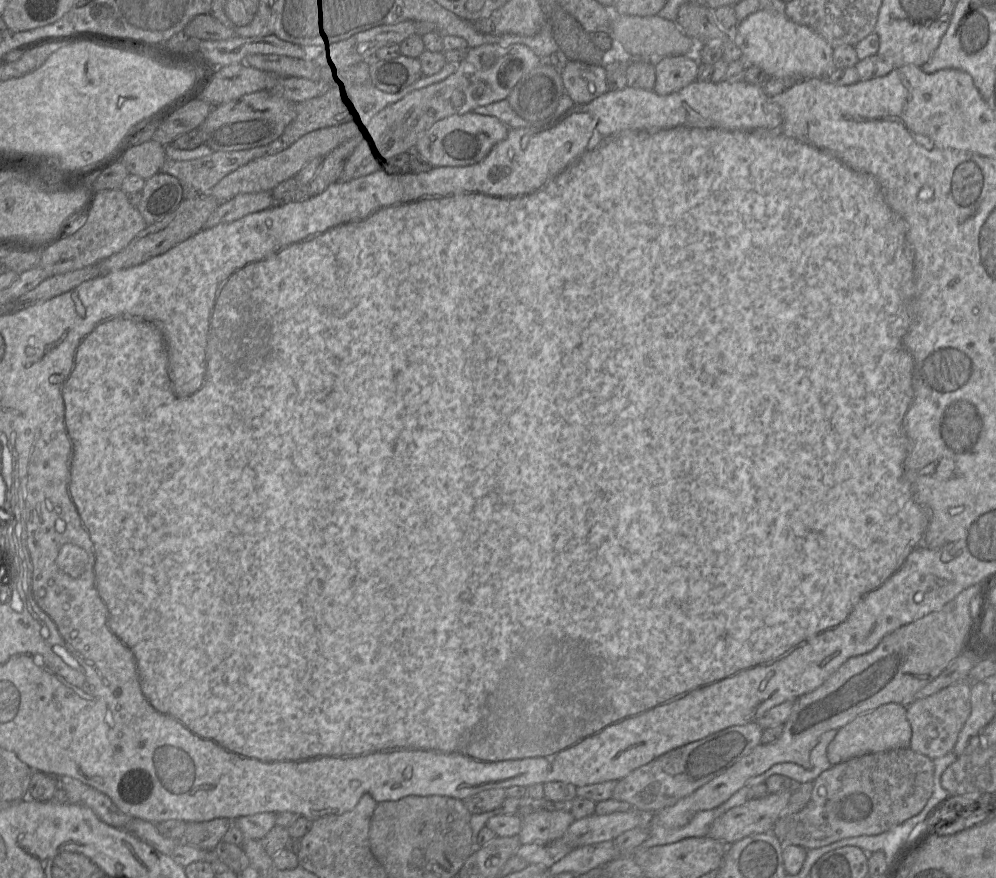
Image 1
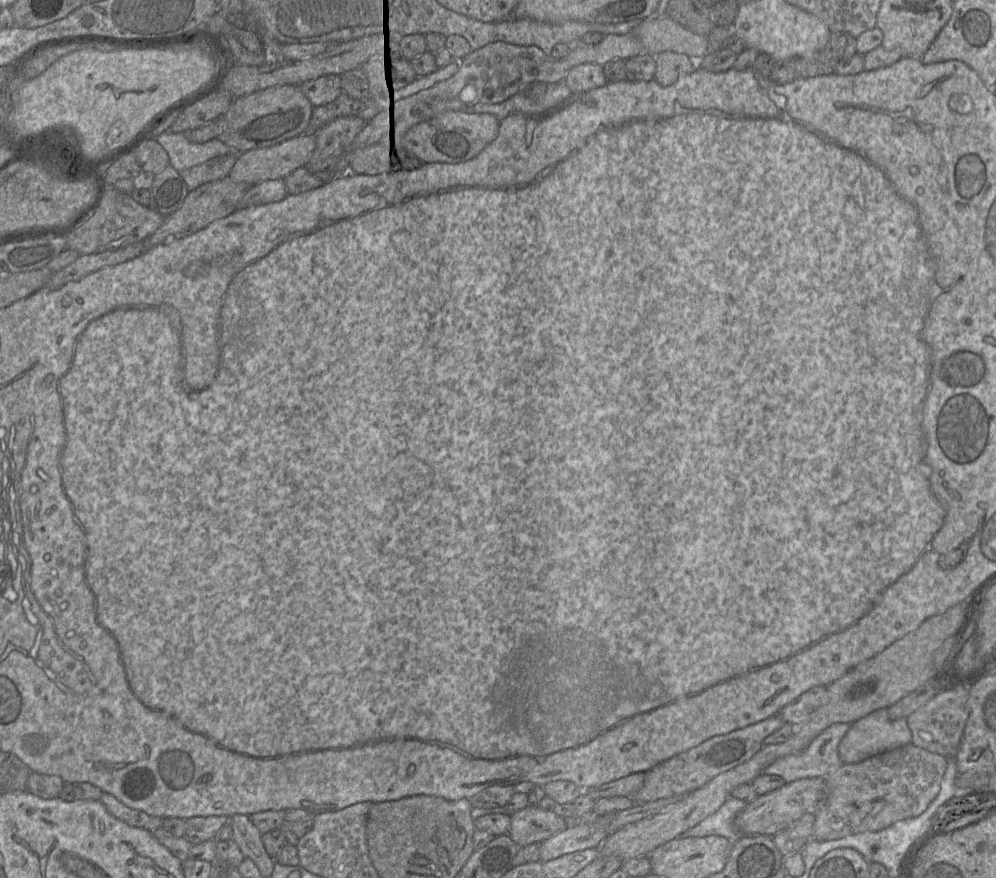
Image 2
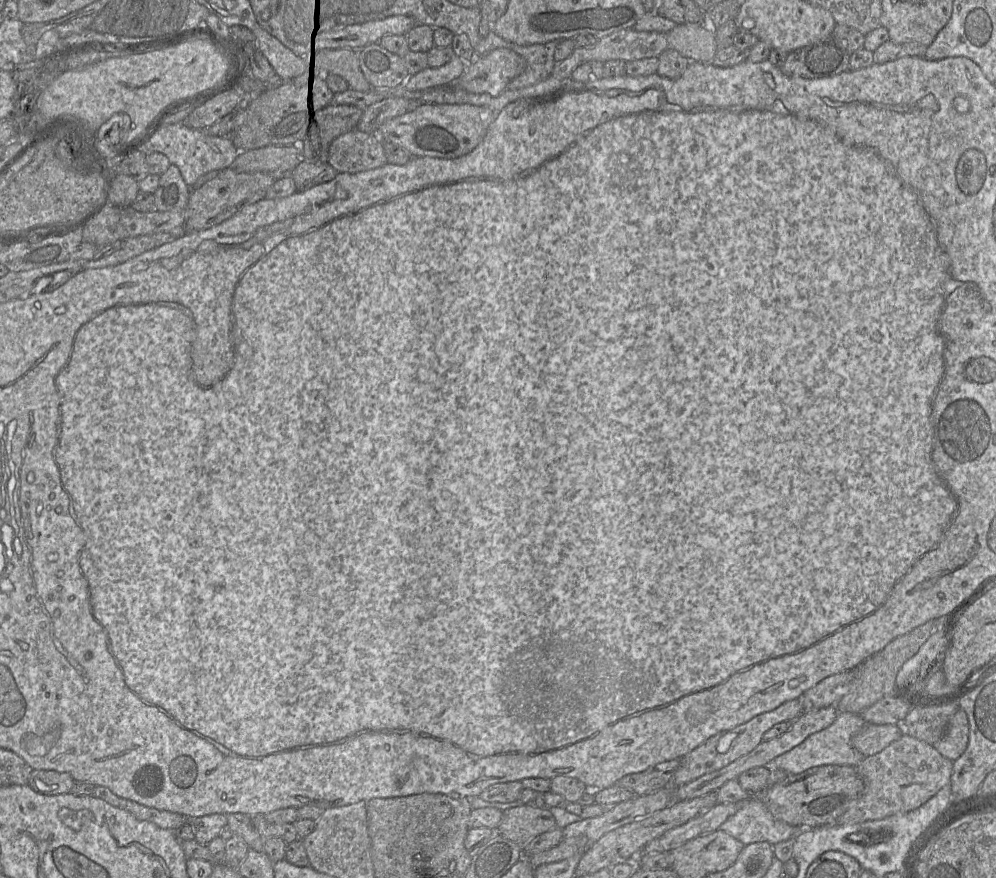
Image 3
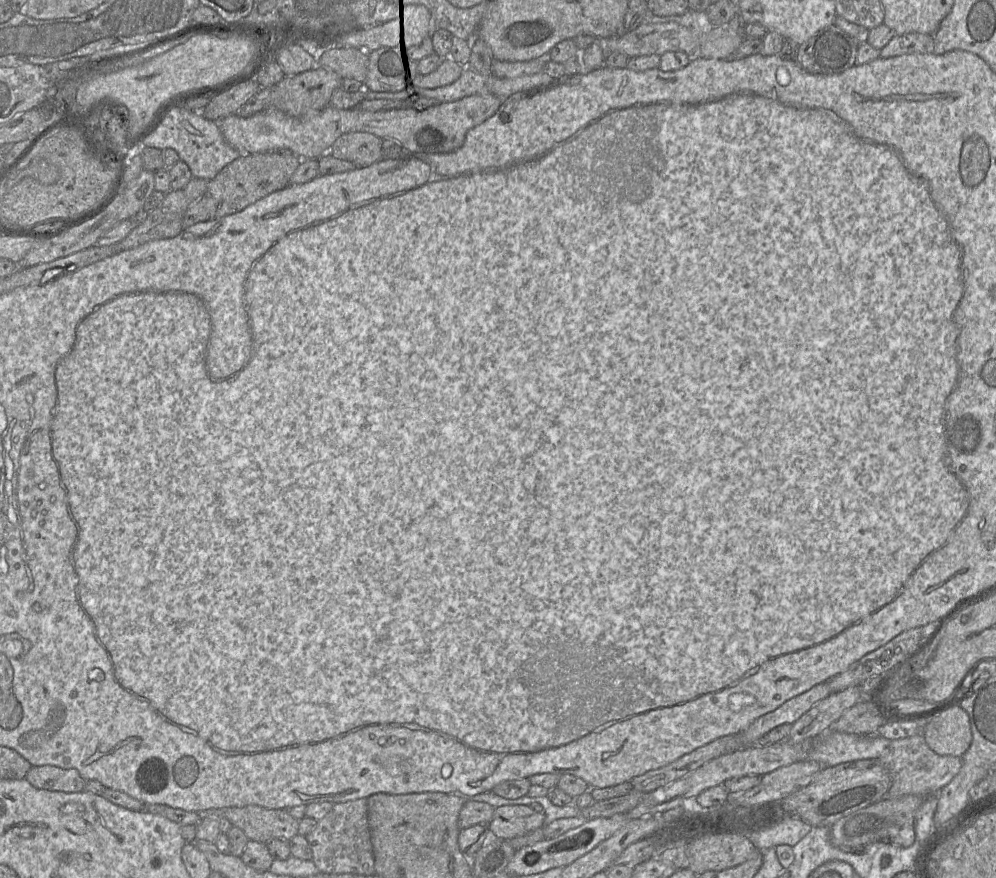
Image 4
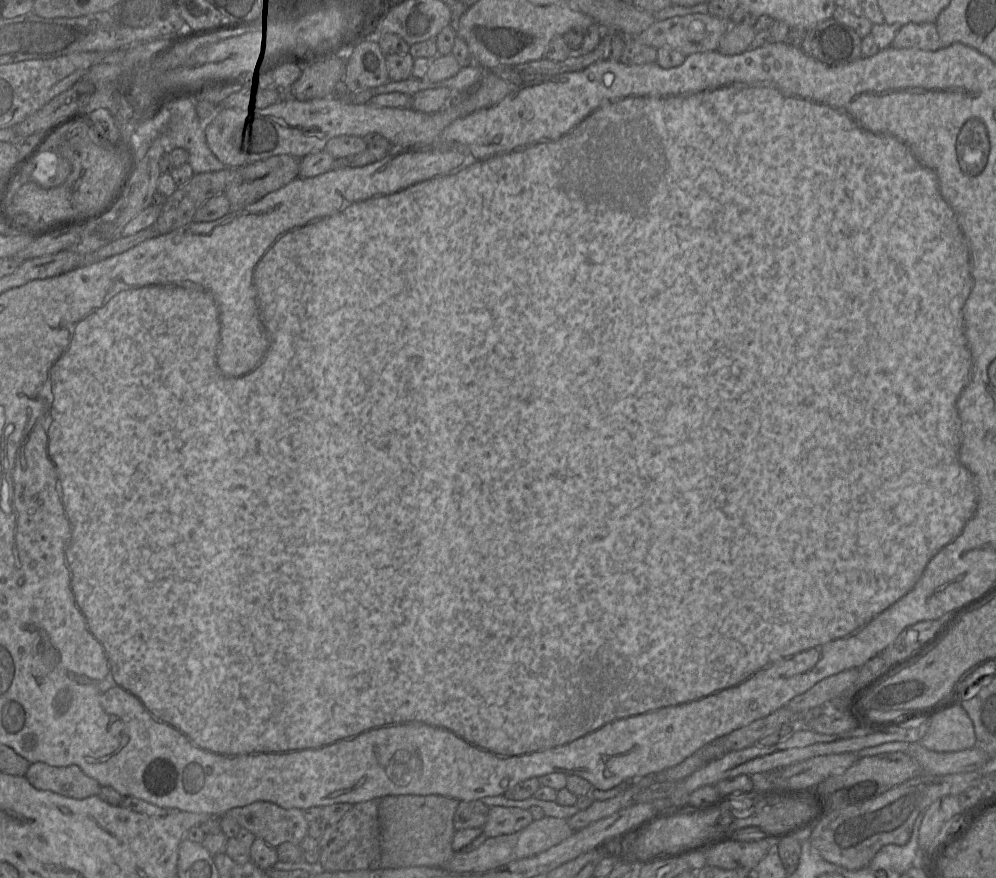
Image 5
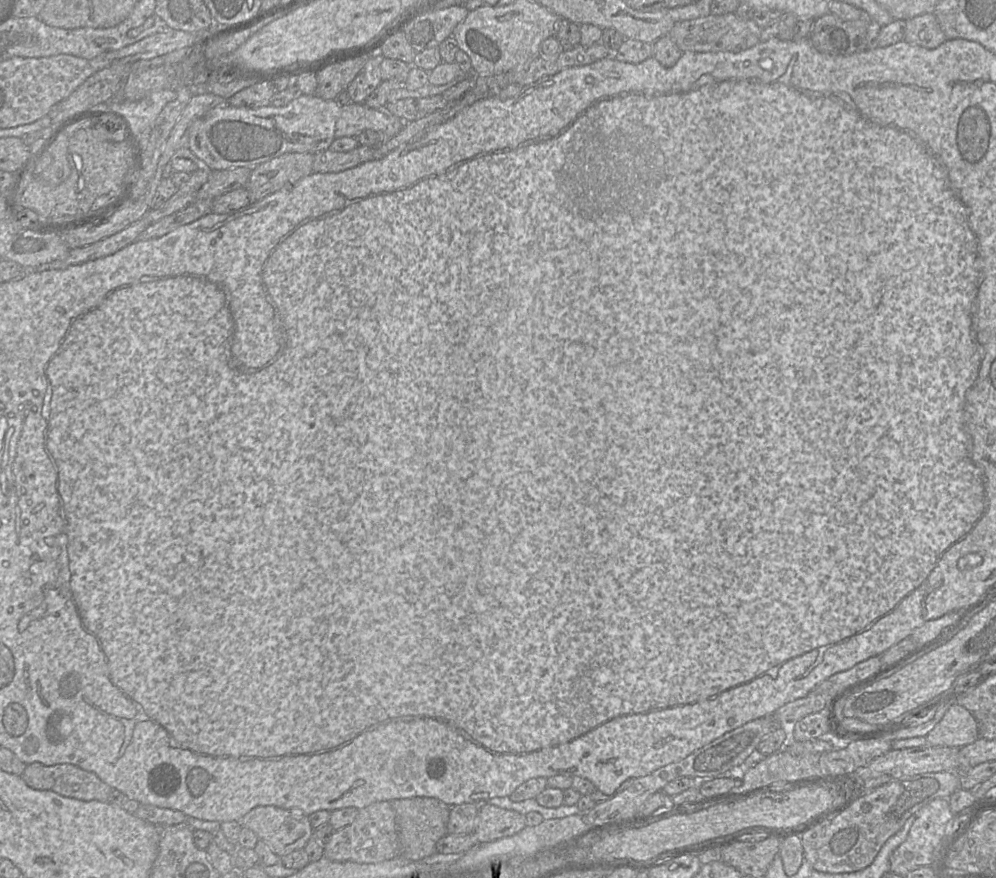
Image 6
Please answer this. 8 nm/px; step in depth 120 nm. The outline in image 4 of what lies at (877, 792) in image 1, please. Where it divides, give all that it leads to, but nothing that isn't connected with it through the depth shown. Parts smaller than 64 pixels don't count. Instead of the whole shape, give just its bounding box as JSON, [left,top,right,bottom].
[878,734,961,798]

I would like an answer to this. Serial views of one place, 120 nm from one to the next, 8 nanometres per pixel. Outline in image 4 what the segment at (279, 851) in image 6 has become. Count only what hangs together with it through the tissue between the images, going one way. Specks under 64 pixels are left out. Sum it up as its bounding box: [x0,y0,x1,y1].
[222,805,300,843]

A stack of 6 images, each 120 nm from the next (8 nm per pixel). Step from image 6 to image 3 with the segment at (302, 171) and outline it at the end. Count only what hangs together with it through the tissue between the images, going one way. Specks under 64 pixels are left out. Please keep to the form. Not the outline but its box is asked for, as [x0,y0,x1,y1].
[184,167,276,233]

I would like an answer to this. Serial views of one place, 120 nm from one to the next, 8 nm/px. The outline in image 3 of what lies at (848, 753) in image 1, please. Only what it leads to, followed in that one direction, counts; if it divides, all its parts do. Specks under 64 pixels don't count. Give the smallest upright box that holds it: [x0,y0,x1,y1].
[851,724,904,757]

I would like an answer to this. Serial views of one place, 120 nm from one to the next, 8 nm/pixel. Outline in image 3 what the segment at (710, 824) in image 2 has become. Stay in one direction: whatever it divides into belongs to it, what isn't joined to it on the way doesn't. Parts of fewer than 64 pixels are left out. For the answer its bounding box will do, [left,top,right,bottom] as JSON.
[720,796,804,845]

